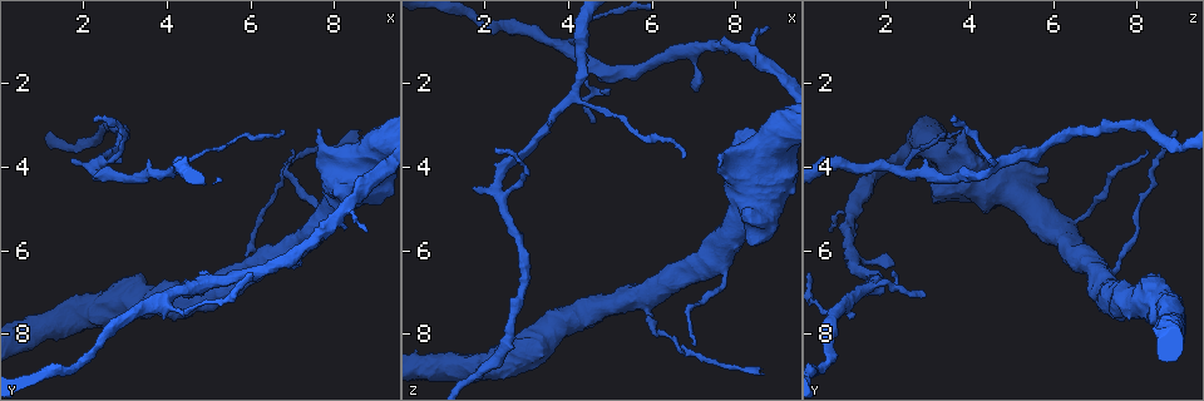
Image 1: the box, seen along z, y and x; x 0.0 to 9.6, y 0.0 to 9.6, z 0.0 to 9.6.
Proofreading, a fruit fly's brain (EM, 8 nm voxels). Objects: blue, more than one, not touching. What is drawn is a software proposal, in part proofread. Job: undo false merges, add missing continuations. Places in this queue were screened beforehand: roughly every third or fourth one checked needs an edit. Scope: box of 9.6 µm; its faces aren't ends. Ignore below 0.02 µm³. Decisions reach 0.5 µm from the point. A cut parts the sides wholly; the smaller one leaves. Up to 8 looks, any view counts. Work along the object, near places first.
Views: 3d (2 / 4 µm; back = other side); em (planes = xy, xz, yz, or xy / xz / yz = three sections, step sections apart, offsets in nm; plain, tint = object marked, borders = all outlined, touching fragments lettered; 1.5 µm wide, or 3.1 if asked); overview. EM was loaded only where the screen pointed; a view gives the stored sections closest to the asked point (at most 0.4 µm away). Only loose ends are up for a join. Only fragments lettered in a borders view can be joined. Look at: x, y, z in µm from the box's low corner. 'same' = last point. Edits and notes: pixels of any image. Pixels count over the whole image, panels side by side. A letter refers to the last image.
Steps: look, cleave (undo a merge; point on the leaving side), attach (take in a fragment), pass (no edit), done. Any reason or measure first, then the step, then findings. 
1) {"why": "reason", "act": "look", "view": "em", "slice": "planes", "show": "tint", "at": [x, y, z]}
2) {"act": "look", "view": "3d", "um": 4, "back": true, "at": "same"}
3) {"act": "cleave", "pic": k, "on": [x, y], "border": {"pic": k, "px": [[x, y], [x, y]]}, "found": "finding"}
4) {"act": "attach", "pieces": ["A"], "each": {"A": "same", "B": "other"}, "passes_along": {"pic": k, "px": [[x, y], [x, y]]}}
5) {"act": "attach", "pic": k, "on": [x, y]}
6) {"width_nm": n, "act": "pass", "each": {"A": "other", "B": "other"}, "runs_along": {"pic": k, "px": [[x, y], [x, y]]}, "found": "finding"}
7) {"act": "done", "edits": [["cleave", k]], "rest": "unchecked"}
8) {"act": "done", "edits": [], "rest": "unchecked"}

{"act": "look", "view": "3d", "um": 4, "at": [8.70, 3.25, 8.90]}

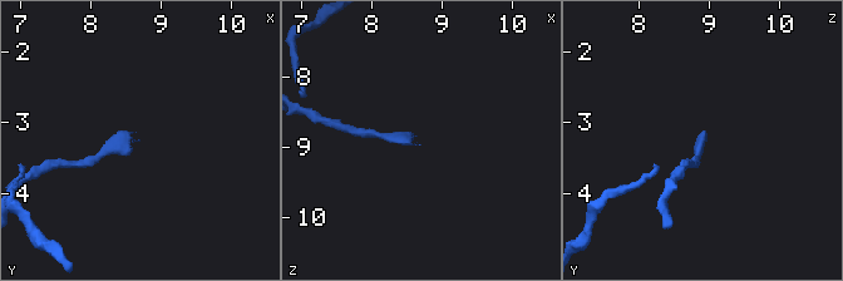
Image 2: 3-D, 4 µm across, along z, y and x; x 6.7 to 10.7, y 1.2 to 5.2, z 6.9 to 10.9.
{"act": "look", "view": "em", "slice": "planes", "show": "borders", "at": [8.65, 3.25, 8.95]}

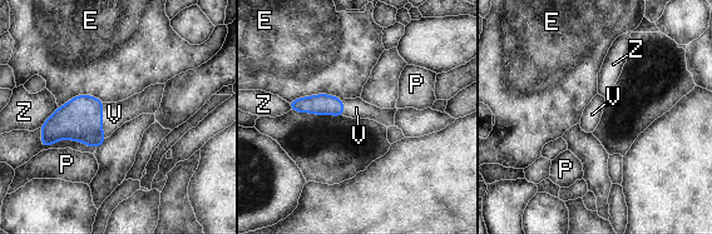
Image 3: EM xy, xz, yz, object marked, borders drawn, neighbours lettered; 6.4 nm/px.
{"longest_contact_nm": ["E", 360], "act": "attach", "pic": 3, "on": [114, 114], "each": {"E": "other", "P": "other", "V": "same", "Z": "other"}, "passes_along": {"pic": 3, "px": [[80, 119], [102, 120], [114, 114]]}, "found": "it goes on there"}

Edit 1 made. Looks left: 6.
{"why": "sharp bend", "act": "look", "view": "em", "slice": "planes", "show": "plain", "at": [4.50, 6.95, 1.55]}

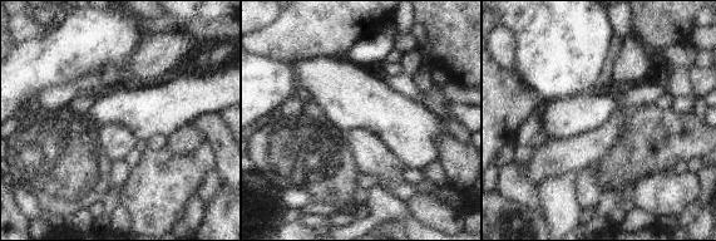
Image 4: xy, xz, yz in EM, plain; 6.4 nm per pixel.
{"act": "look", "view": "em", "slice": "planes", "show": "tint", "at": "same"}

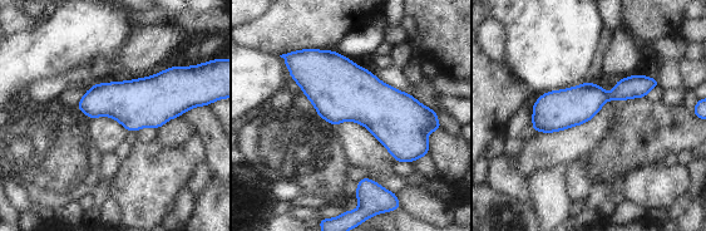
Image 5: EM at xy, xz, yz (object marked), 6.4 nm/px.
{"why": "see the neighbours", "act": "look", "view": "em", "slice": "planes", "show": "borders", "at": "same"}

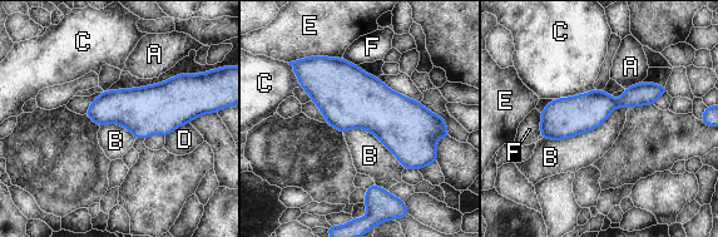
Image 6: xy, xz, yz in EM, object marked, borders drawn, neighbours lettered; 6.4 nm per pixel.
{"longest_contact_nm": ["B", 600], "act": "pass", "each": {"A": "other", "B": "other", "C": "other", "D": "other", "E": "other", "F": "other"}, "border": {"pic": 6, "px": [[628, 107], [588, 132], [543, 138]]}, "found": "all the same neuron"}

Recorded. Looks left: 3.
{"act": "done", "edits": [["attach", 3]], "rest": "unchecked"}

